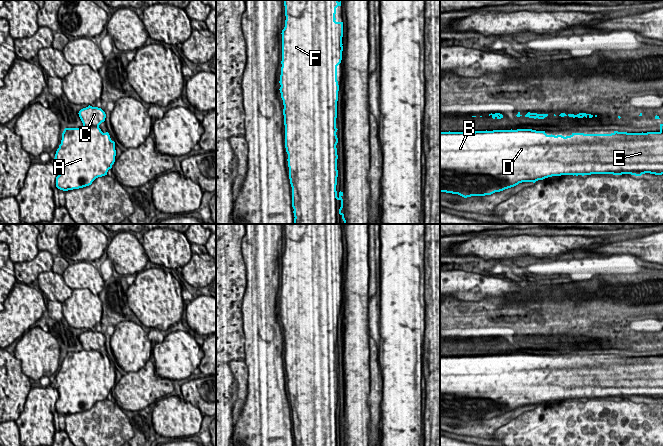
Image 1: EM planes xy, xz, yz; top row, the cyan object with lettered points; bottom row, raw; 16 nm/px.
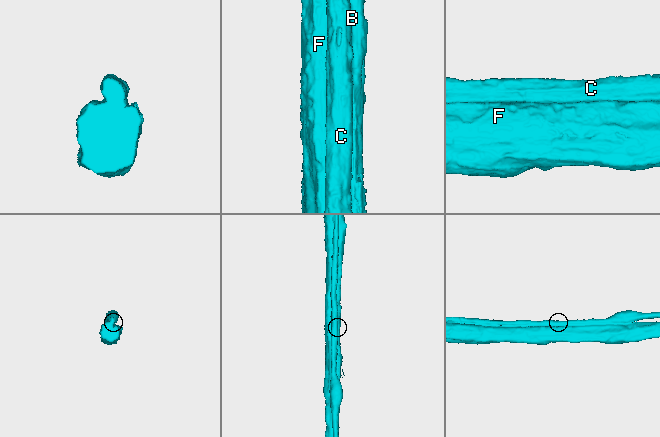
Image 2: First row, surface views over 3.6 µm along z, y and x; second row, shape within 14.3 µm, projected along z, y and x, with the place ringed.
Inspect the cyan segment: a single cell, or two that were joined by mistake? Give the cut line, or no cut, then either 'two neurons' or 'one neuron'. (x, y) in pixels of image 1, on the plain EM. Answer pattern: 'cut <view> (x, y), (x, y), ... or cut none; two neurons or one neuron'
cut yz (662, 357), (558, 370), (440, 366); two neurons

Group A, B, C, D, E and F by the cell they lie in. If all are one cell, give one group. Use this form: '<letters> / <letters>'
A B D E F / C

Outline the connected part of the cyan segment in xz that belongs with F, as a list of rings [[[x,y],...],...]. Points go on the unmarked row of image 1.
[[[284,224],[285,230],[285,251],[282,254],[282,291],[280,299],[280,317],[283,324],[283,339],[285,349],[285,372],[288,378],[289,403],[292,411],[292,431],[294,433],[294,446],[332,446],[331,428],[331,408],[334,403],[337,404],[337,372],[330,370],[330,358],[328,357],[328,315],[327,315],[327,258],[326,258],[326,224]]]

